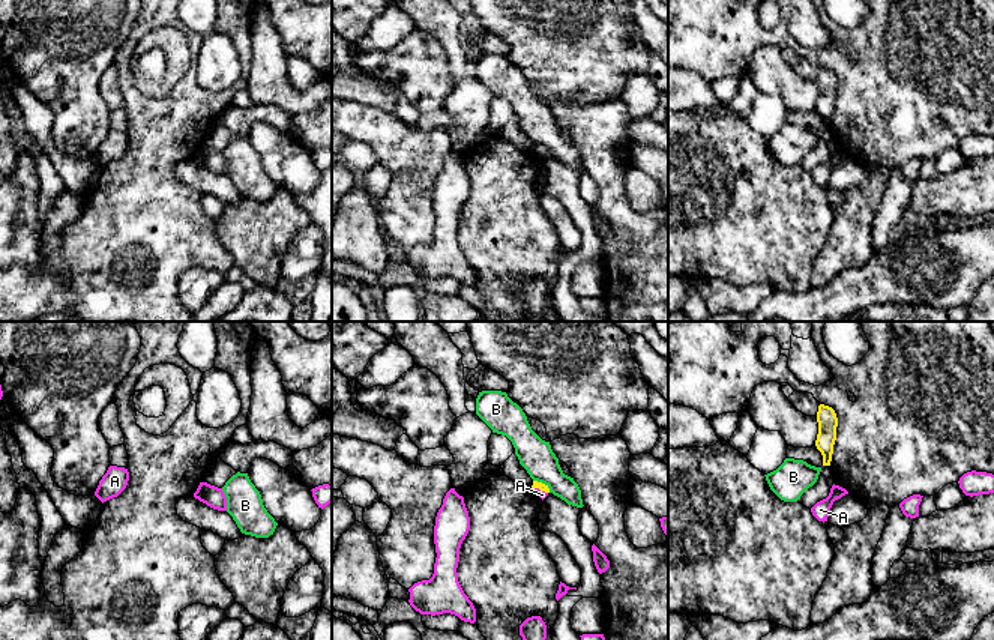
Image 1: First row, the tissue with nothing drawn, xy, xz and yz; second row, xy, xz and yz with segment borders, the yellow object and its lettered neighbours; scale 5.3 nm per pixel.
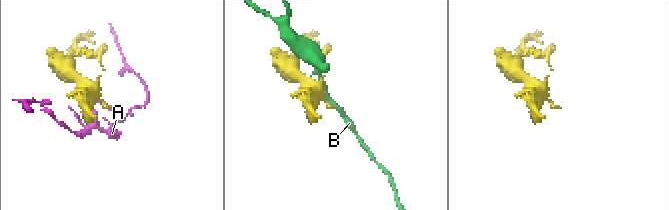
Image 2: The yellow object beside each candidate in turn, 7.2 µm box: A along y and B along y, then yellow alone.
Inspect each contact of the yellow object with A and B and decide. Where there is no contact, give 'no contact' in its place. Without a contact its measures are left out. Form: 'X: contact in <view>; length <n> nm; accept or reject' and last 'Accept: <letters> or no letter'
A: contact in xz; length 90 nm; reject
B: contact in xz; length 120 nm; reject
Accept: no letter

